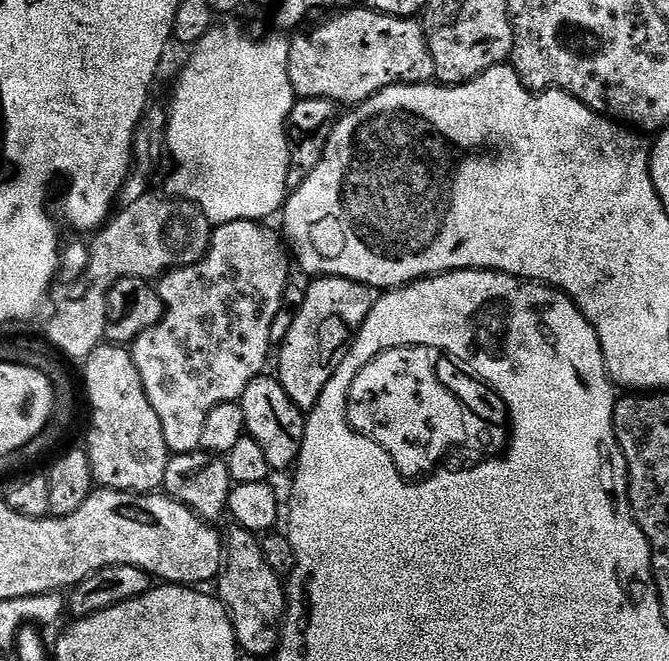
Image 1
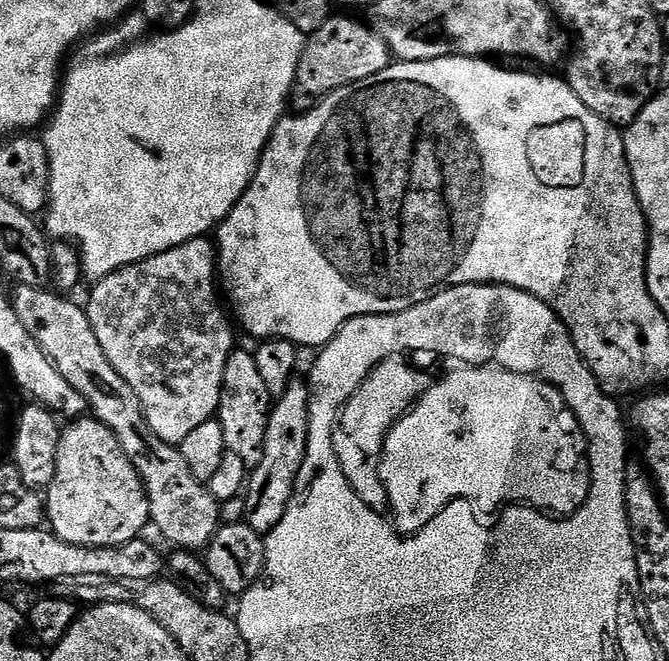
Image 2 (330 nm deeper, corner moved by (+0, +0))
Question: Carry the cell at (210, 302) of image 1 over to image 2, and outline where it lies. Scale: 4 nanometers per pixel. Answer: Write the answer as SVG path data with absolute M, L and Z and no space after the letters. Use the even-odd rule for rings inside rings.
M201 238L119 268L114 274L95 281L93 288L96 289L86 303L90 326L94 326L98 343L106 350L106 358L110 358L110 366L126 378L126 386L130 386L138 397L142 414L146 414L146 422L150 422L150 430L167 444L180 445L194 429L202 426L202 422L213 419L220 411L226 362L237 344L232 333L233 321L230 316L228 321L220 305L217 280L215 243Z

